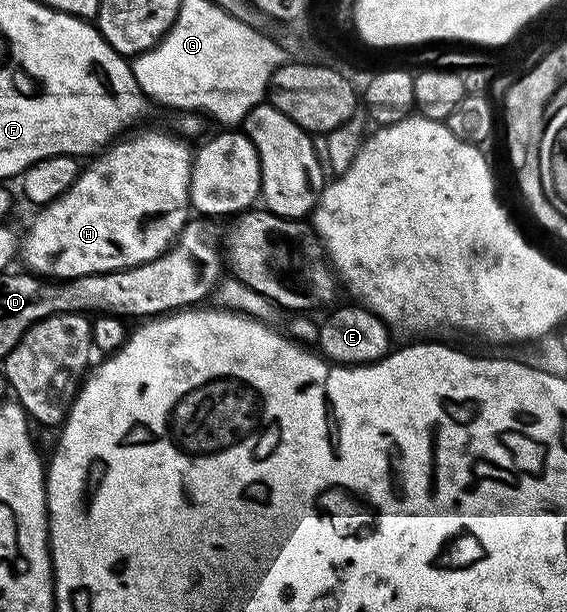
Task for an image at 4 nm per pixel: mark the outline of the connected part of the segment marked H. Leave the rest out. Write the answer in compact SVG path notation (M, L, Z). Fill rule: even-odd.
M136 131L118 138L112 146L102 150L92 160L94 163L86 171L84 168L58 199L44 204L38 210L41 212L30 225L29 232L24 232L19 250L20 261L29 266L26 268L32 274L53 281L64 281L95 273L122 271L125 267L151 261L173 246L191 218L189 182L193 172L194 152L191 147L189 151L185 144L188 142L176 134Z

